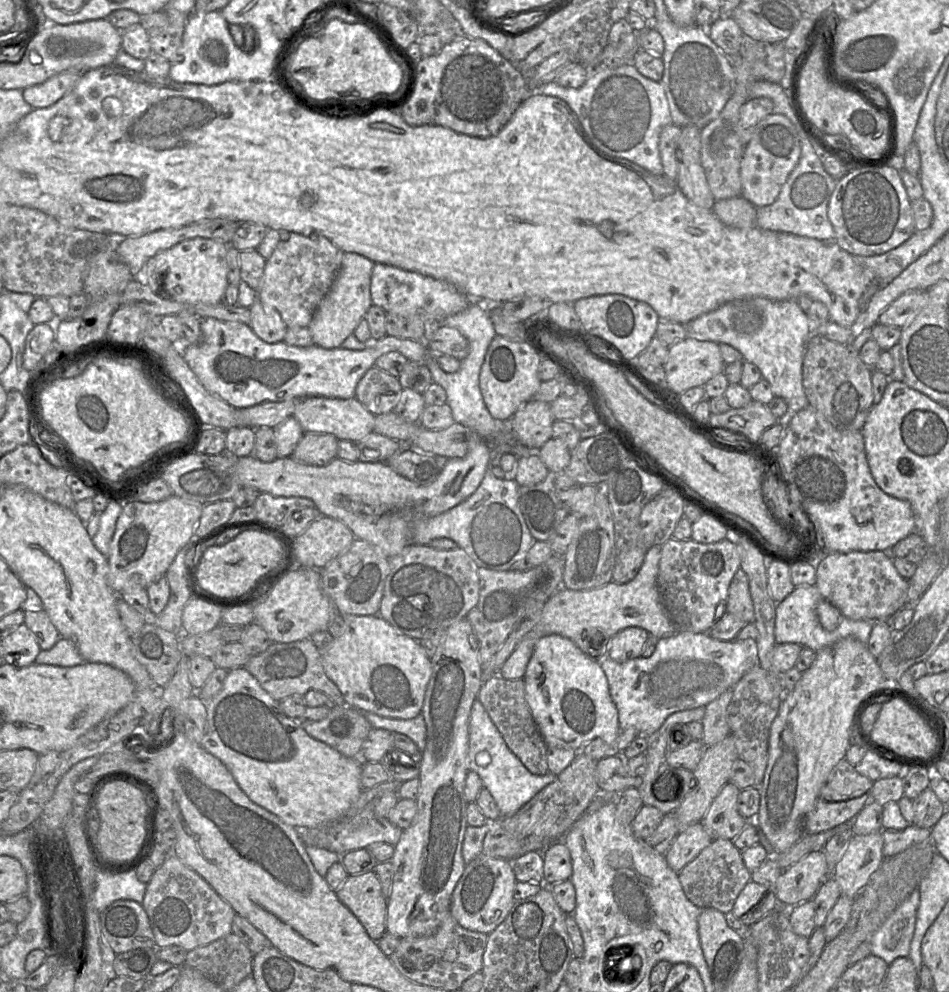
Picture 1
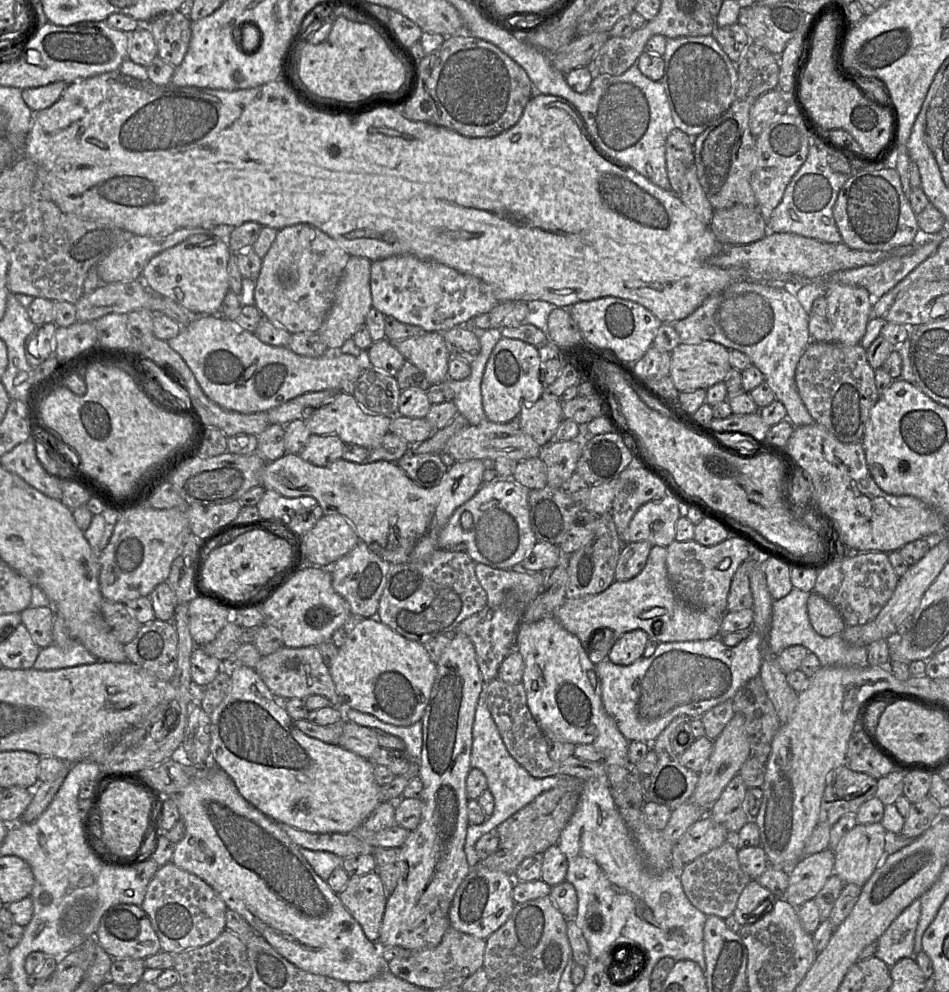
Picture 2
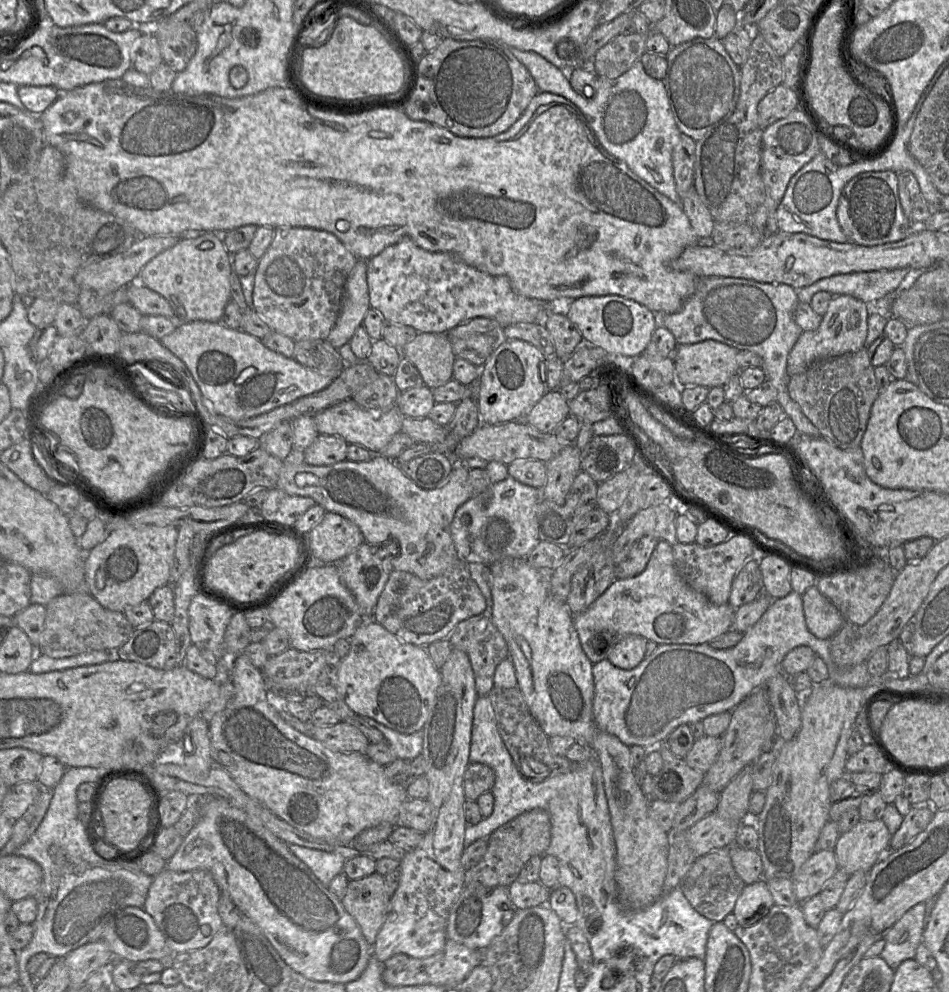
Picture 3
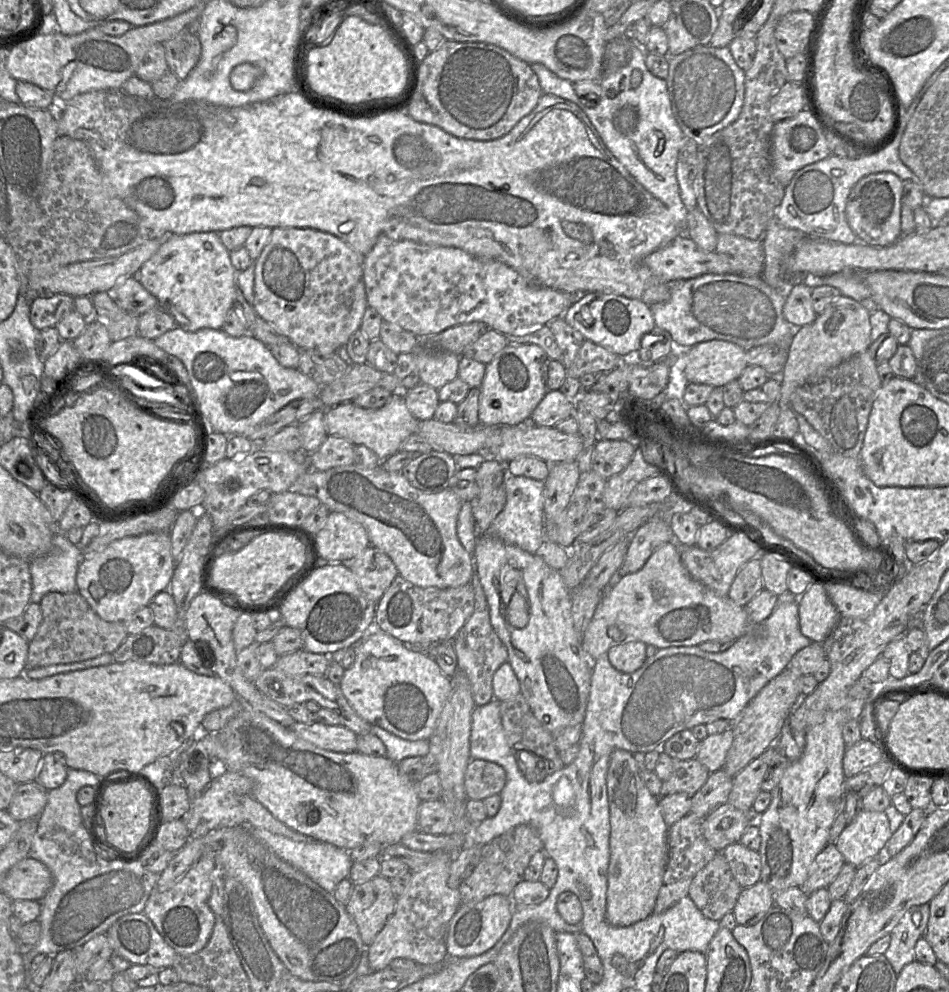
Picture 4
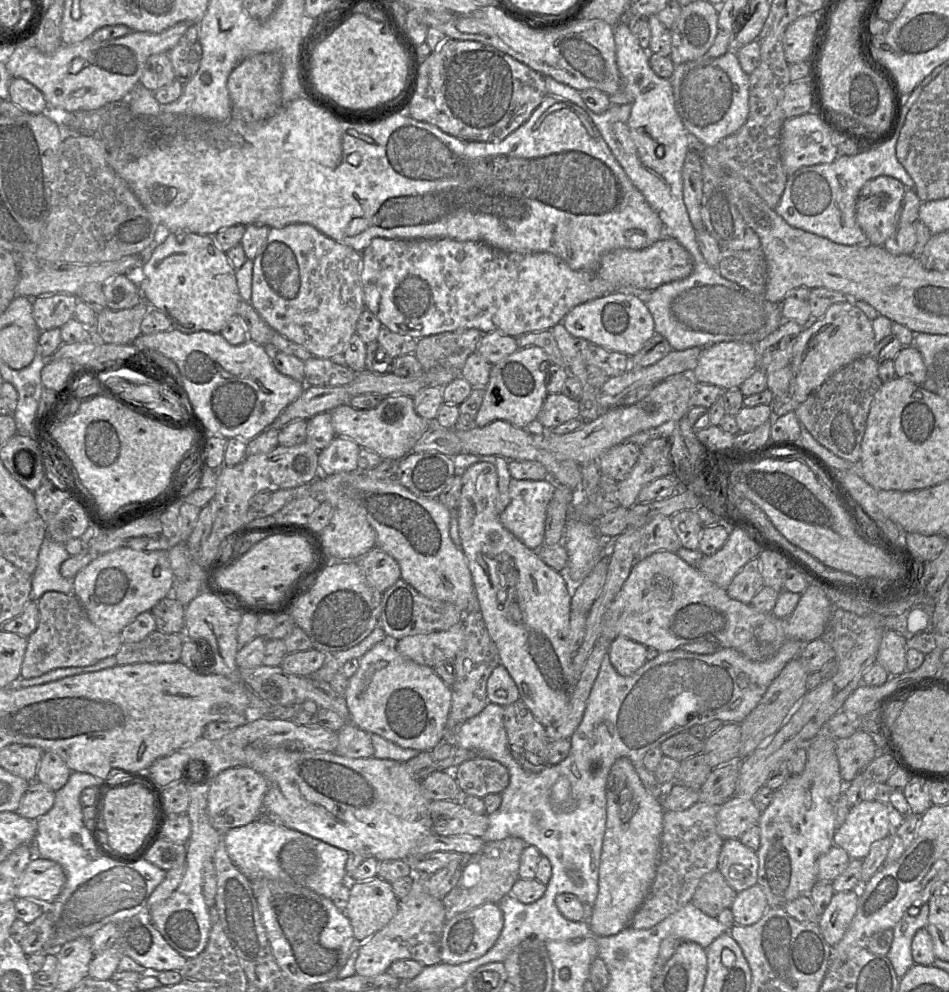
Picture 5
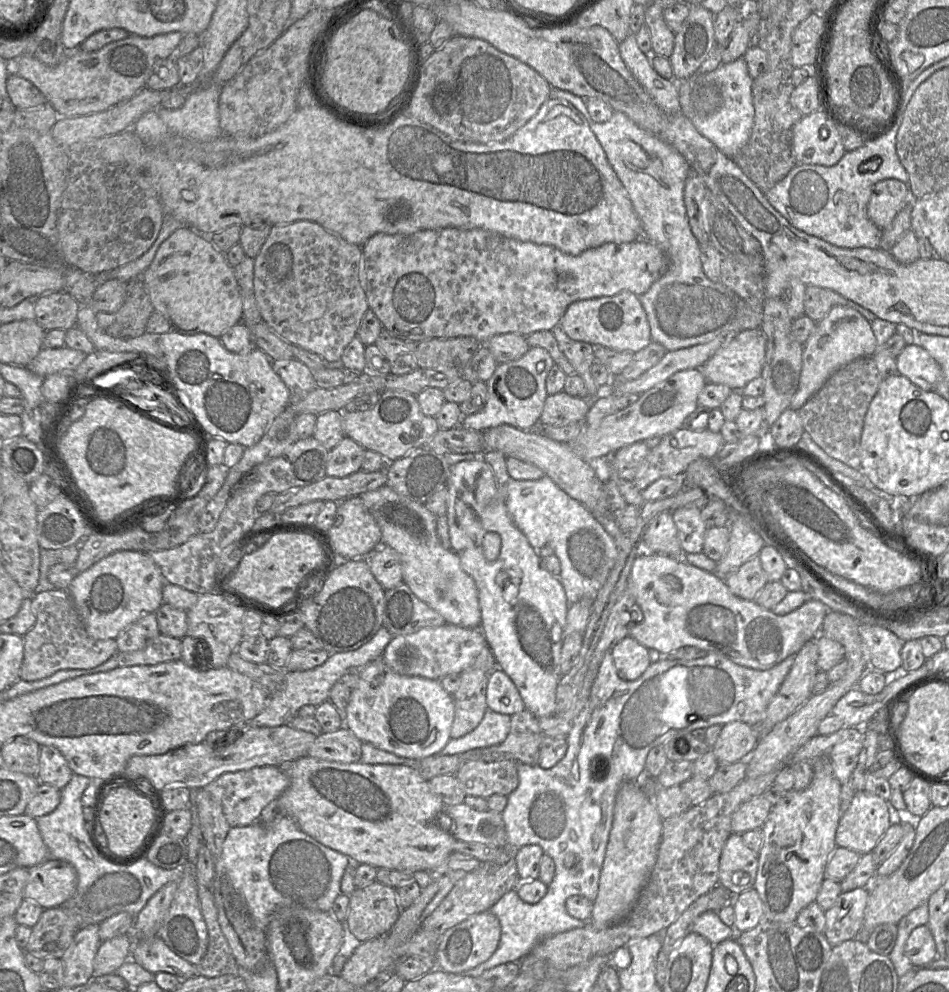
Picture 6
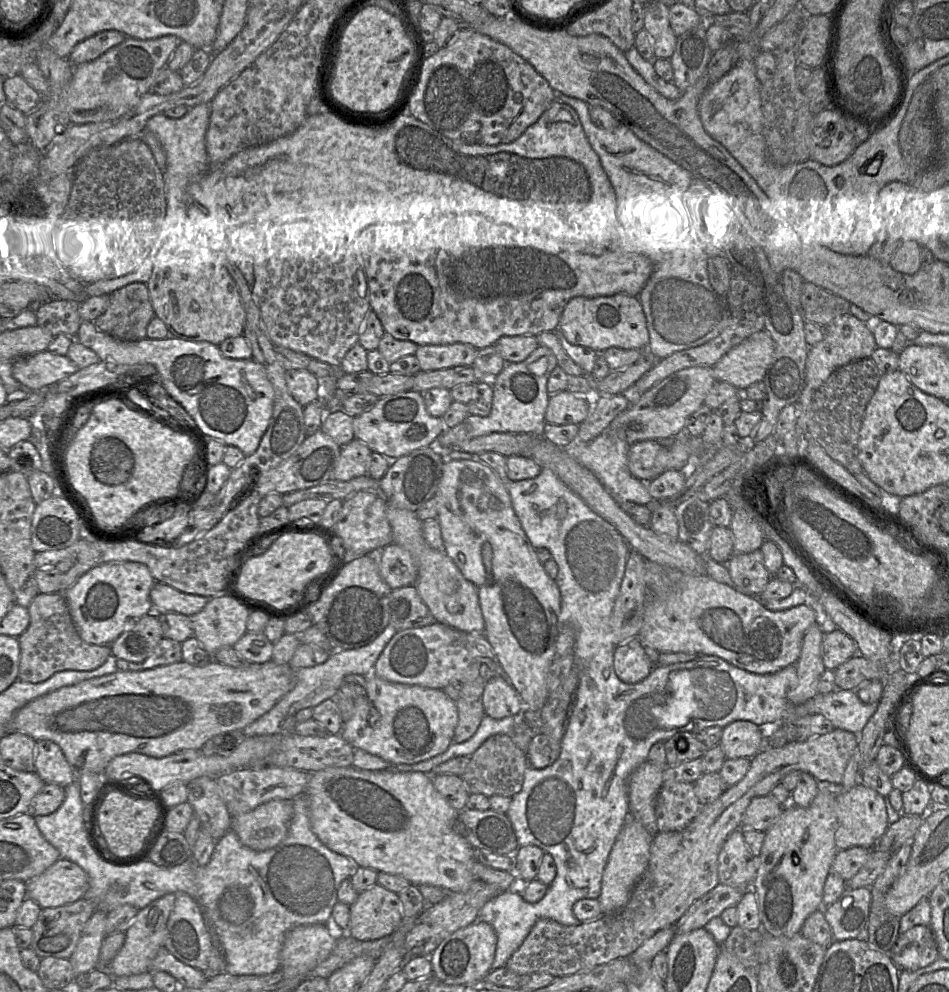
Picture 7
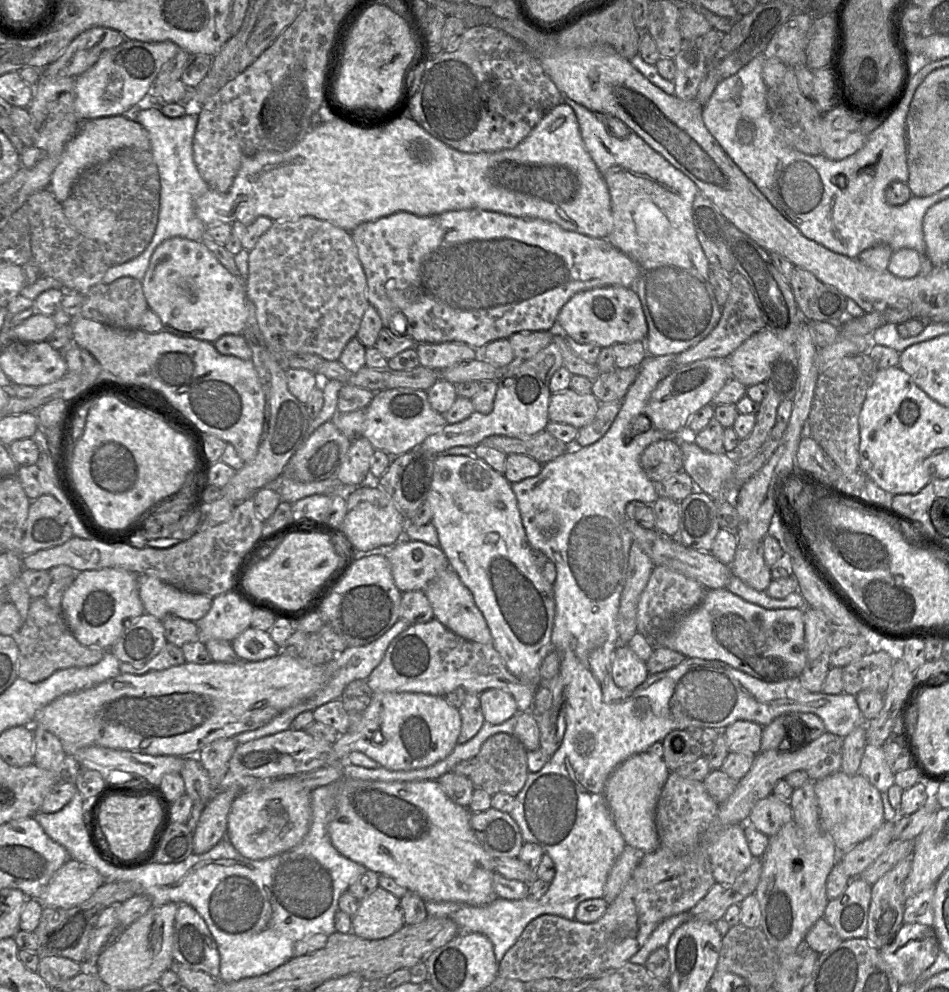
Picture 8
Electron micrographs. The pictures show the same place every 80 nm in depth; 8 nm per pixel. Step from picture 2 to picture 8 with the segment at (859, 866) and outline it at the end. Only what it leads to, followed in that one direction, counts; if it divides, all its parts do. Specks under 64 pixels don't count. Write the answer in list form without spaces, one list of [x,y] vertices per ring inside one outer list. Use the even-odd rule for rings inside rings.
[[[841,770],[814,782],[820,827],[832,838],[839,854],[845,854],[874,834],[885,822],[881,793],[861,774],[847,775]]]

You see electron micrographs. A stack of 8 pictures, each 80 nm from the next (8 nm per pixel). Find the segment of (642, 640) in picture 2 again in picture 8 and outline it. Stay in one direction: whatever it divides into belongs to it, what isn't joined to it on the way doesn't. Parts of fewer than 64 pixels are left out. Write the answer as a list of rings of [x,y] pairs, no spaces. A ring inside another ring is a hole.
[[[625,643],[614,651],[611,674],[616,686],[627,691],[637,688],[649,676],[646,662]]]

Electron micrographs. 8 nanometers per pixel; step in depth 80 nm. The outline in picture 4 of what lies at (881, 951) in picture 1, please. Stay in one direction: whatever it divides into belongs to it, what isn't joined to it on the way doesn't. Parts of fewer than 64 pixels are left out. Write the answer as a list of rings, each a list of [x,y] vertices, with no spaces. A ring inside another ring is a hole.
[[[929,903],[912,906],[890,933],[891,941],[884,956],[898,975],[909,963],[916,960],[915,946],[924,936],[930,917]]]

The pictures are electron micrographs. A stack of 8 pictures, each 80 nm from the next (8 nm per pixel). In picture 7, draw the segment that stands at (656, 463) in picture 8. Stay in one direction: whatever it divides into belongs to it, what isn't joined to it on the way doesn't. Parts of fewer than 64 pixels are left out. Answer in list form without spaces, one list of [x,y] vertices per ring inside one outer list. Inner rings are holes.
[[[654,440],[639,441],[630,446],[628,468],[632,476],[650,482],[657,477],[655,459],[663,447]]]

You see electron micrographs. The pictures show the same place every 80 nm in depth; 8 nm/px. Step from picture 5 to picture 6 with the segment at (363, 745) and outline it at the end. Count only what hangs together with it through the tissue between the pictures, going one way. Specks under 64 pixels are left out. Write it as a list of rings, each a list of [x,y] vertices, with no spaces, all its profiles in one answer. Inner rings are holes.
[[[346,726],[333,733],[322,733],[316,737],[307,756],[320,760],[355,763],[360,761],[362,741]]]

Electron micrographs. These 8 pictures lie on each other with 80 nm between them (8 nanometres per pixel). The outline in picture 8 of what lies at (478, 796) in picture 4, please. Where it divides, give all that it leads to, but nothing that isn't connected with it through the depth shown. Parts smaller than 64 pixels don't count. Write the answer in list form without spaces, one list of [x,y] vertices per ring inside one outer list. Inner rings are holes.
[[[506,733],[495,734],[481,746],[475,757],[475,769],[467,777],[472,782],[474,789],[484,790],[491,796],[497,793],[516,796],[523,788],[529,773],[526,756],[526,749],[516,737]]]

